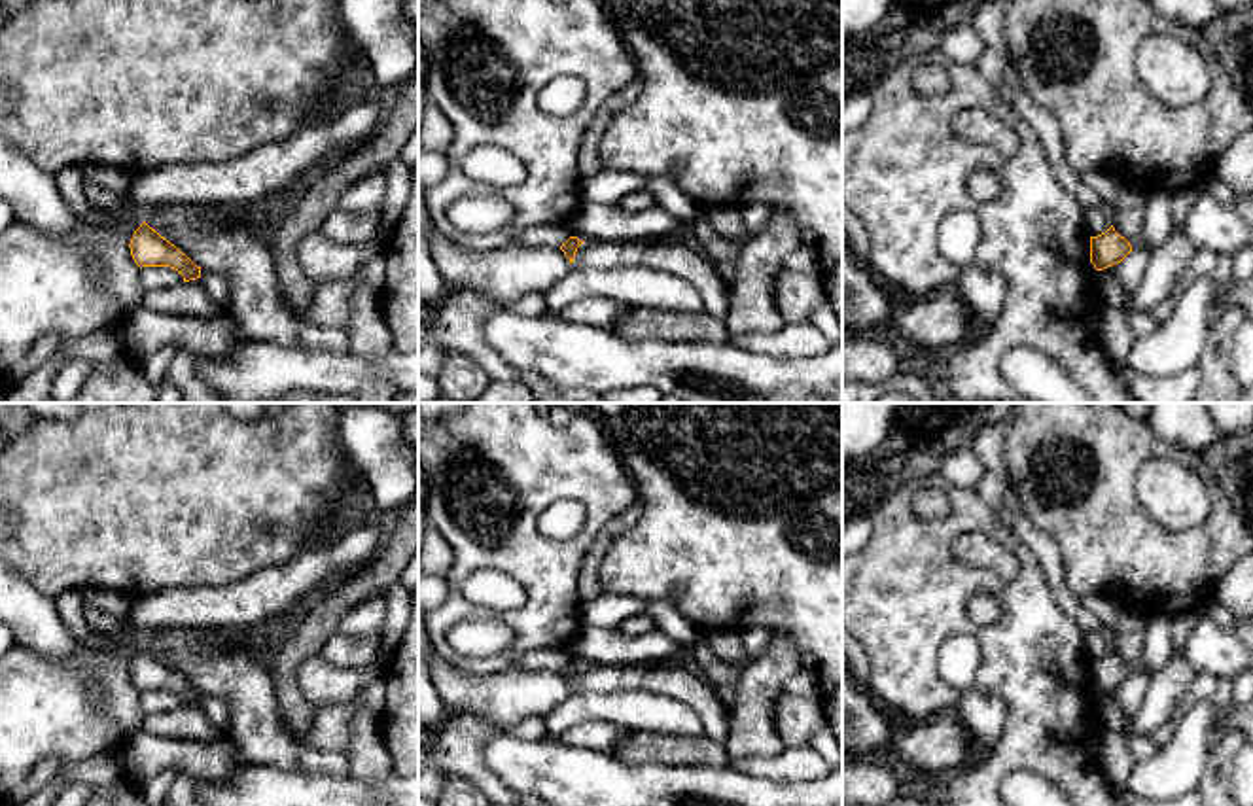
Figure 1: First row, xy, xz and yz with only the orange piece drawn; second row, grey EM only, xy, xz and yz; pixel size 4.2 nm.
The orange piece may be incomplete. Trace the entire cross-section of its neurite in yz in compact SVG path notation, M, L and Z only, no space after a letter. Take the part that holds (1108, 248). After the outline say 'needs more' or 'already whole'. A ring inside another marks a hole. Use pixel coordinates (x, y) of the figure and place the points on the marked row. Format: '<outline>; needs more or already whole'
M1113 225L1098 237L1090 237L1090 263L1096 271L1121 263L1130 252L1130 242Z; already whole

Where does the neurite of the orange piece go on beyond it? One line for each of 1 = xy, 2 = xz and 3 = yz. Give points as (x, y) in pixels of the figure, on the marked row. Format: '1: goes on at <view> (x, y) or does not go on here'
1: does not go on here
2: does not go on here
3: does not go on here

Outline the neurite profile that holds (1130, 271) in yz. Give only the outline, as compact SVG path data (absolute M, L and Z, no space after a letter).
M1136 244L1132 252L1115 265L1115 280L1130 293L1139 286L1149 267L1153 250Z

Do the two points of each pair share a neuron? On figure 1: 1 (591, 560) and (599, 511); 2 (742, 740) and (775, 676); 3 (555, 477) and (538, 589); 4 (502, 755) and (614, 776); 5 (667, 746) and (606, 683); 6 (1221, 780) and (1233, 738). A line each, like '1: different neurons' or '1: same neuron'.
1: different neurons
2: same neuron
3: same neuron
4: same neuron
5: different neurons
6: same neuron

